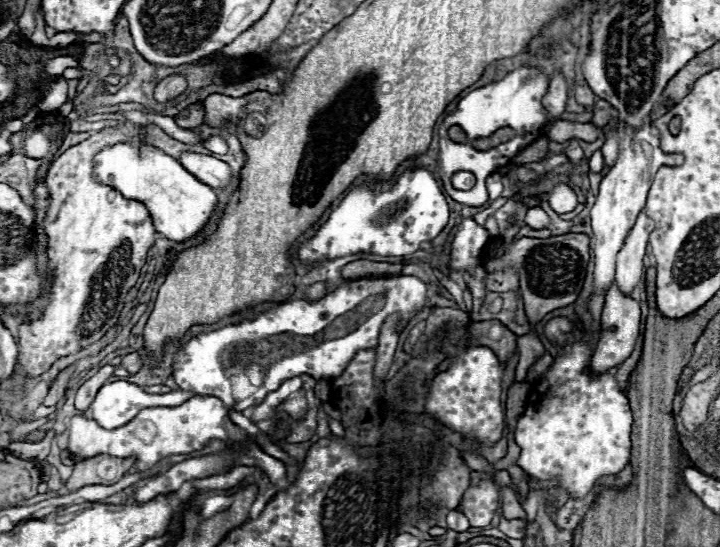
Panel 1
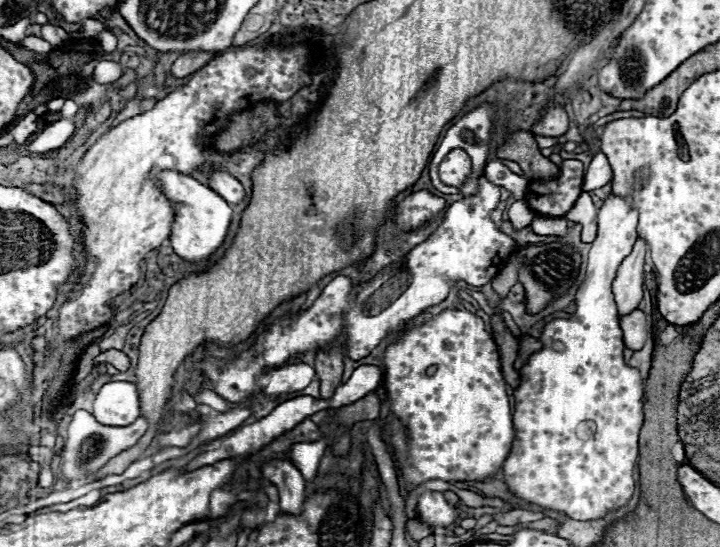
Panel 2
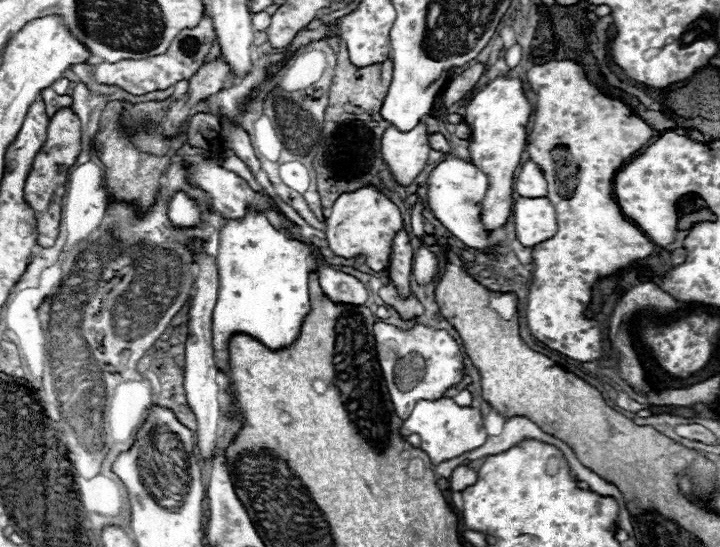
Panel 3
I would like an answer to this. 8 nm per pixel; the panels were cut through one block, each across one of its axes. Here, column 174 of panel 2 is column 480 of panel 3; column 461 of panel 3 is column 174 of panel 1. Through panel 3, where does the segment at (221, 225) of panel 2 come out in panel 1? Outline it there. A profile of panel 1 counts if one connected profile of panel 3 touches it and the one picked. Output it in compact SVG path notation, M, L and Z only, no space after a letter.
M118 142L114 146L106 146L94 156L92 176L100 184L116 188L126 200L146 204L154 228L168 240L176 242L198 234L210 220L216 206L216 194L210 186L194 178L176 158L148 144L136 146L130 142Z

